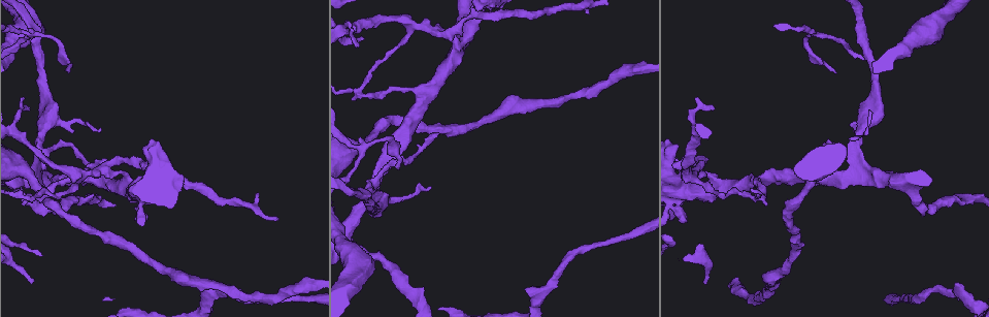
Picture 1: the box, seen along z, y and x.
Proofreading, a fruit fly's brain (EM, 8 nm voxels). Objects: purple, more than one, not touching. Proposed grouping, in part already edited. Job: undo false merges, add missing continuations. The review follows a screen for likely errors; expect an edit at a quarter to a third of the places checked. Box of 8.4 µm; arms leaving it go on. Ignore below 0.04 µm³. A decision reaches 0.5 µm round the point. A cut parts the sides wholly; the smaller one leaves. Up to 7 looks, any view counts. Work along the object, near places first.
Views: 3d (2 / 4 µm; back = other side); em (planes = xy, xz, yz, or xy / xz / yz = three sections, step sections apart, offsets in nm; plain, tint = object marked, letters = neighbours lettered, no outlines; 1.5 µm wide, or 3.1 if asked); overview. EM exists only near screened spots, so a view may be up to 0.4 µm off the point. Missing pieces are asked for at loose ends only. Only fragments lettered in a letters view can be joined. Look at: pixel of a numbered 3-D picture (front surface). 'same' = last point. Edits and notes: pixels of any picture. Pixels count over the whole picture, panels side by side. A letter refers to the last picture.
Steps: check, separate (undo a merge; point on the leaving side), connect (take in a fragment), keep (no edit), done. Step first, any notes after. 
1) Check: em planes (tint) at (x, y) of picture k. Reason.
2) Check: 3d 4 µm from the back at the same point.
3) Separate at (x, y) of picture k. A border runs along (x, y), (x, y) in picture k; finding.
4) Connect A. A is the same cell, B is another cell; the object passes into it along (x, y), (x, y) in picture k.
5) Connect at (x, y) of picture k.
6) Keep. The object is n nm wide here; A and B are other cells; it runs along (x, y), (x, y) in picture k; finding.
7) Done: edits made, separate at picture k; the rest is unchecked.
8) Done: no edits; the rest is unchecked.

Check: 3d 2 µm from the back at (438, 132) of picture 1. Thin end.

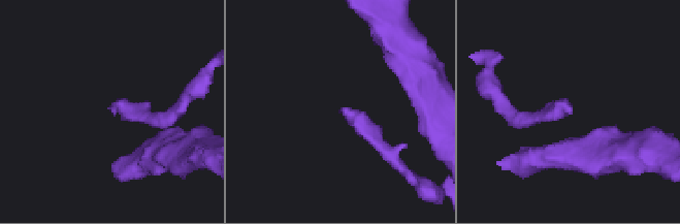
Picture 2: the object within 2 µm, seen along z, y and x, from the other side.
Check: em planes (letters) at (340, 109) of picture 2. Now the EM.

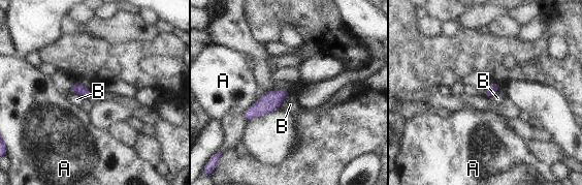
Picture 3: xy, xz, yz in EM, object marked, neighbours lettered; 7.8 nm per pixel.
Keep. The longest contact is with A, 160 nm; A and B are other cells; a border runs along (67, 91), (78, 94), (83, 98) in picture 3; no lettered fragment goes on from it.

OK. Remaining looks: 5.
Check: 3d 4 µm from the back at (120, 172) of picture 1. Closes a loop.

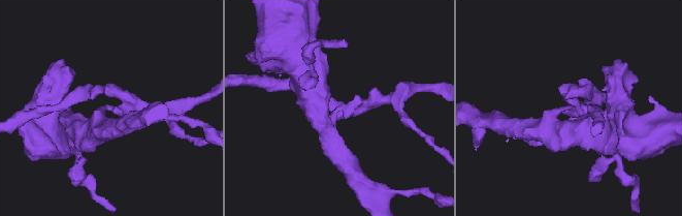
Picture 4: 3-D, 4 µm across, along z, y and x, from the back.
Check: em planes (letters) at (572, 107) of picture 4.

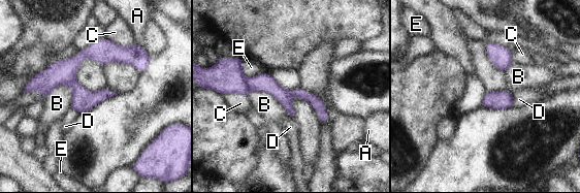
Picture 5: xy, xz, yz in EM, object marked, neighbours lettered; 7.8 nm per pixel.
Separate at (58, 72) of picture 5. A, B, C, D and E are other cells; a second neuron is stuck on.

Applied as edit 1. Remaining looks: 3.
Done: edits made, separate at picture 5; the rest is unchecked.

